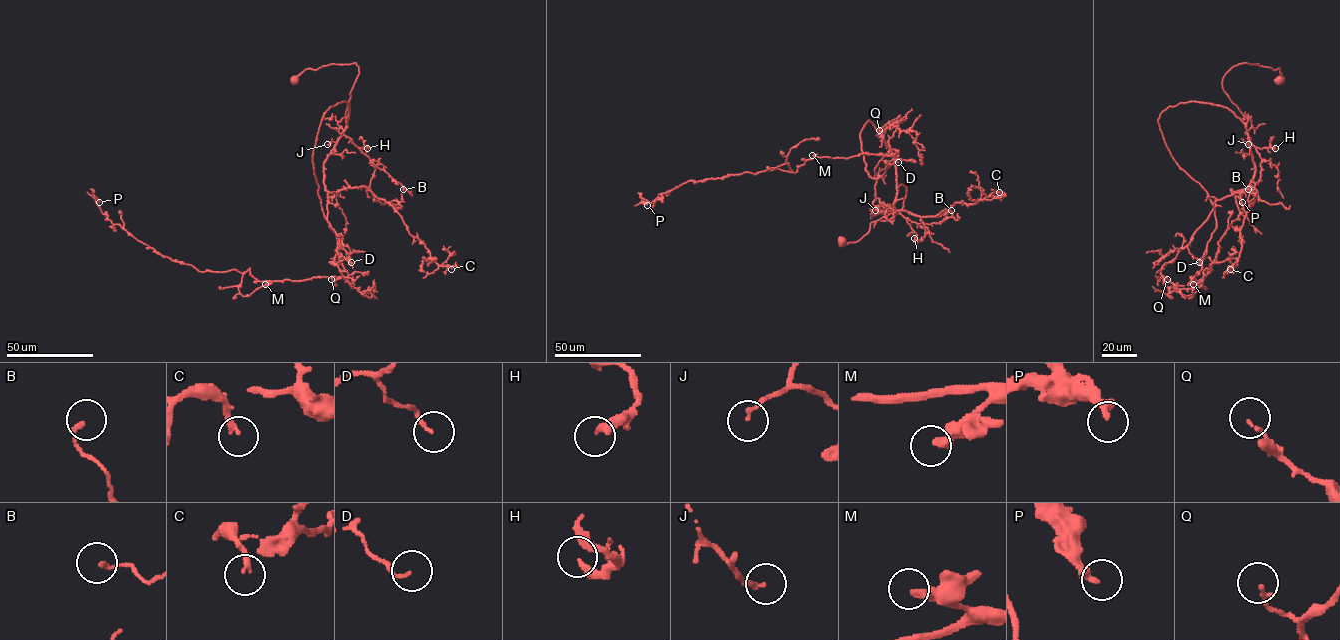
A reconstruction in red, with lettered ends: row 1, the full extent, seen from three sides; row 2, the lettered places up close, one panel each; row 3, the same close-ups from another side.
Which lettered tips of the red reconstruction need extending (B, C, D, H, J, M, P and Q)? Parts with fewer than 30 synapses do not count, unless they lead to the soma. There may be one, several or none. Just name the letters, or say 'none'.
C

